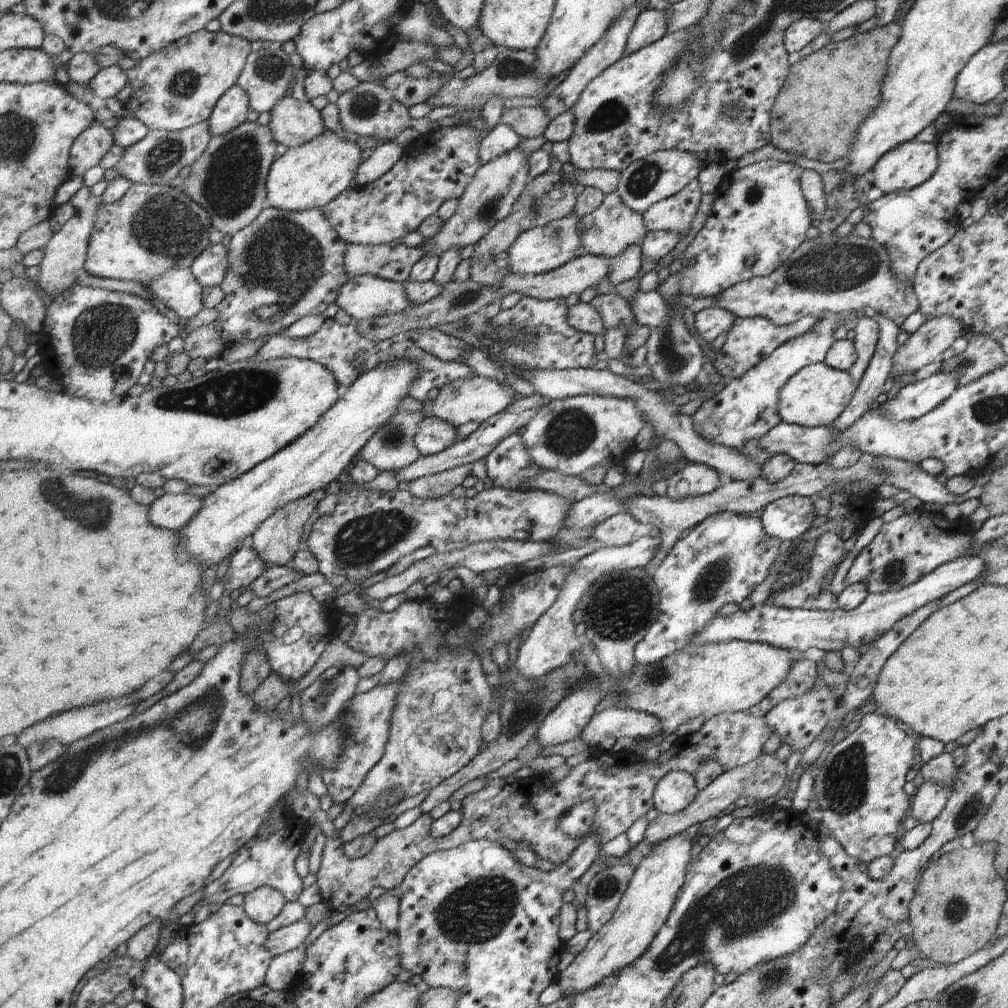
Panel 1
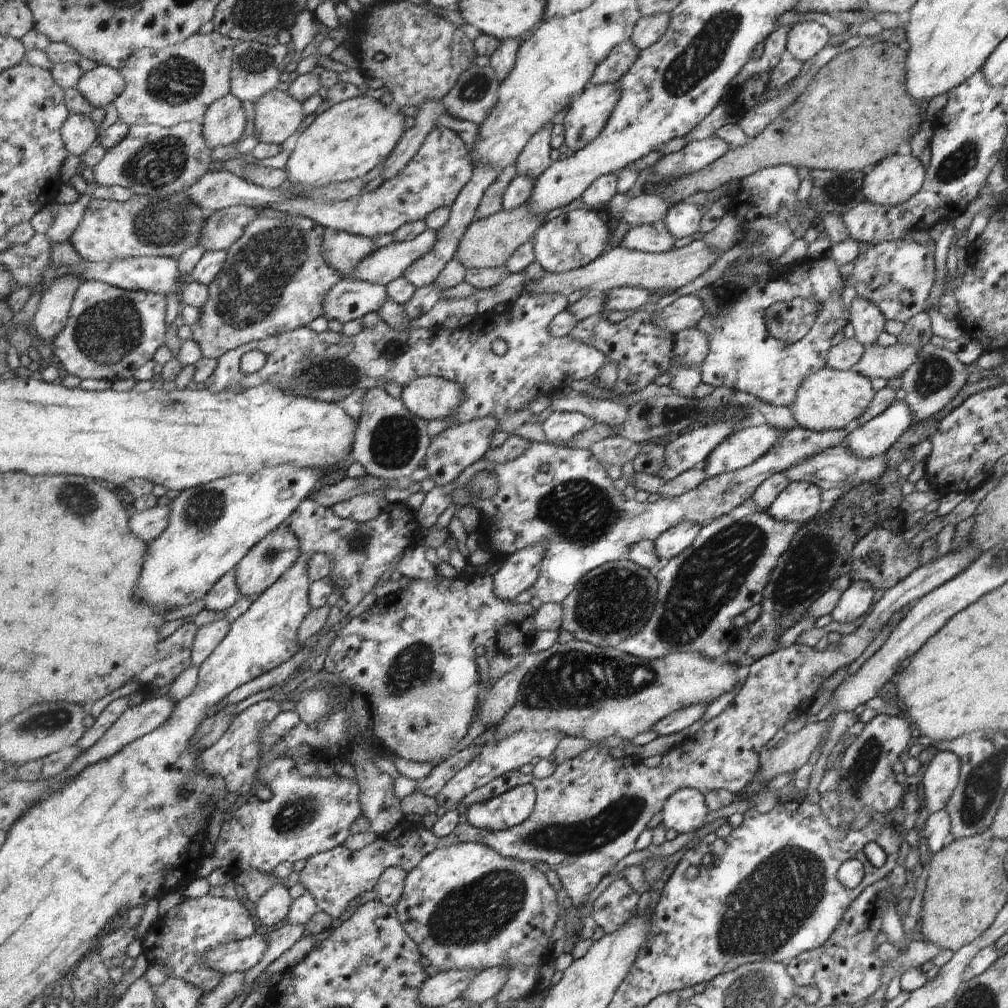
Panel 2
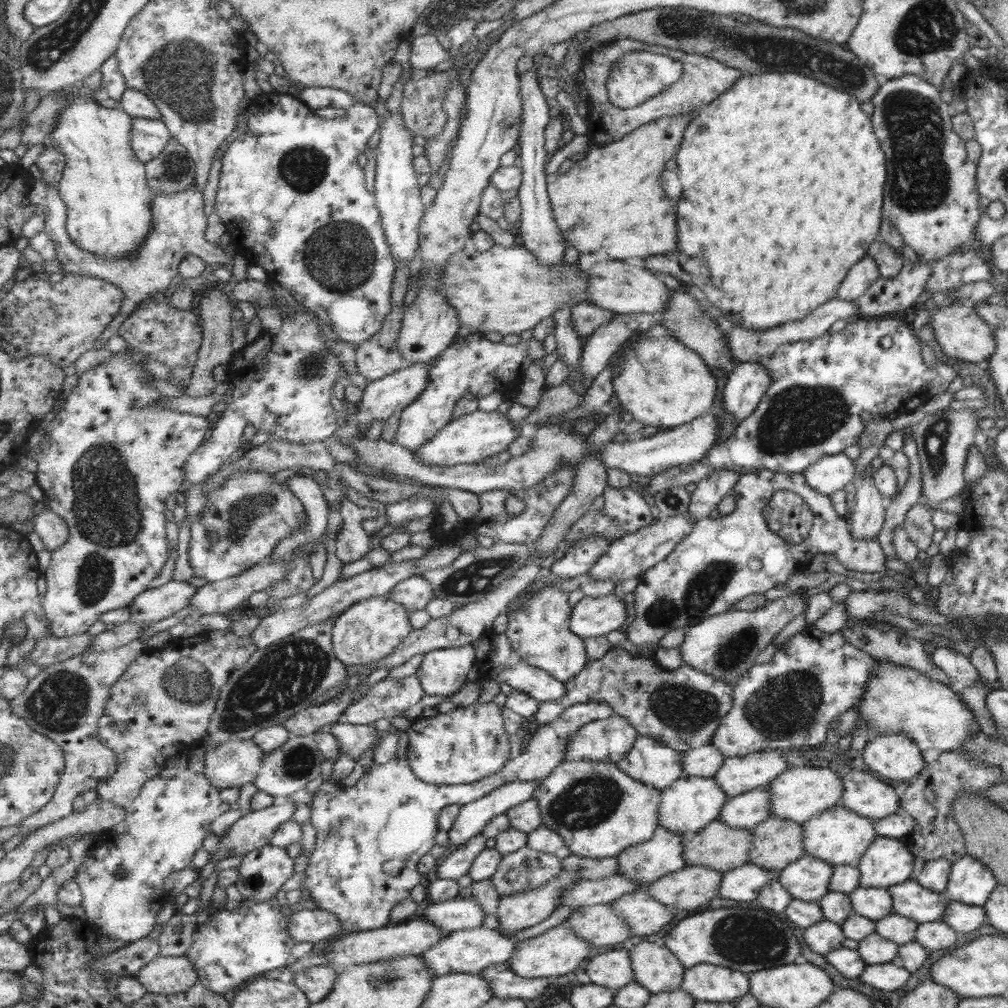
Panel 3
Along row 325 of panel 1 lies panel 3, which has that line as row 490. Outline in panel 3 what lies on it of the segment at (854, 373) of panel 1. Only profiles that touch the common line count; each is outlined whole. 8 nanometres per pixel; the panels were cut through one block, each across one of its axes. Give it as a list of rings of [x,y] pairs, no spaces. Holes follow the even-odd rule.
[[[872,476],[861,478],[856,484],[855,506],[848,532],[855,541],[876,541],[884,522],[887,501],[873,486]]]

